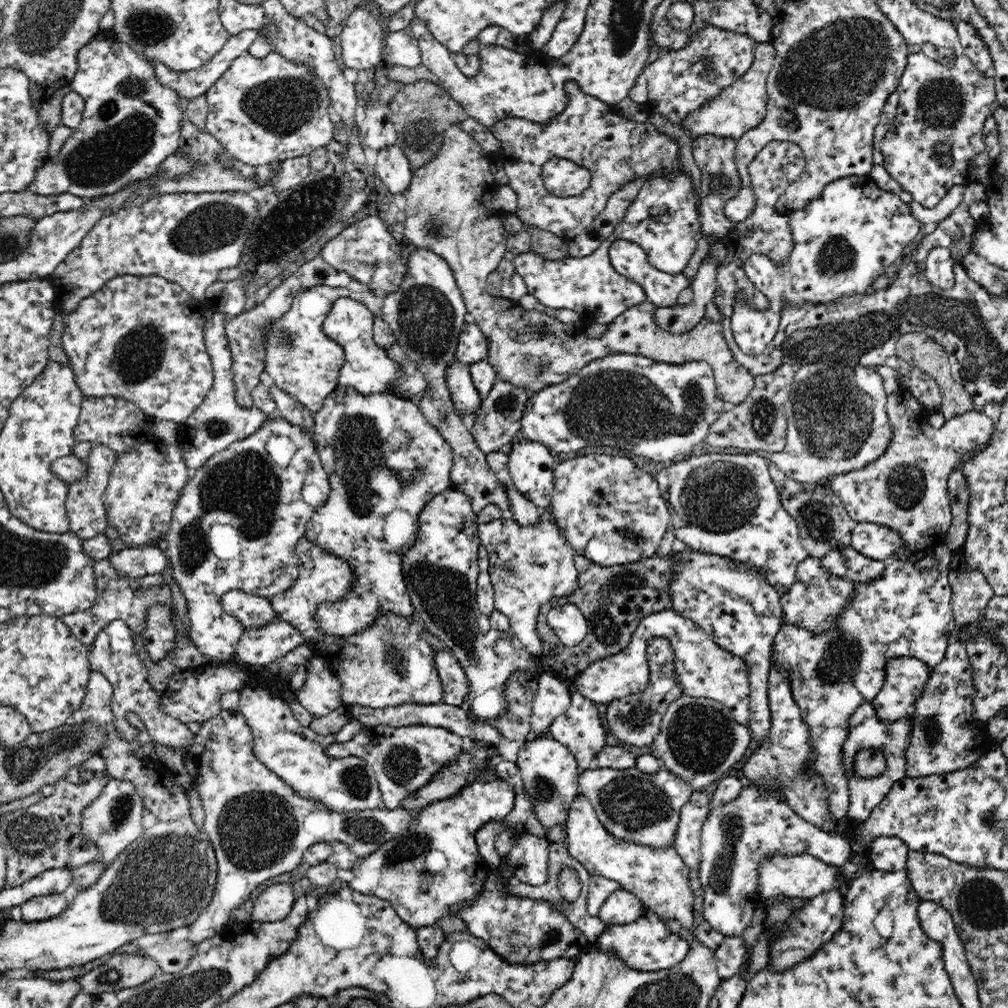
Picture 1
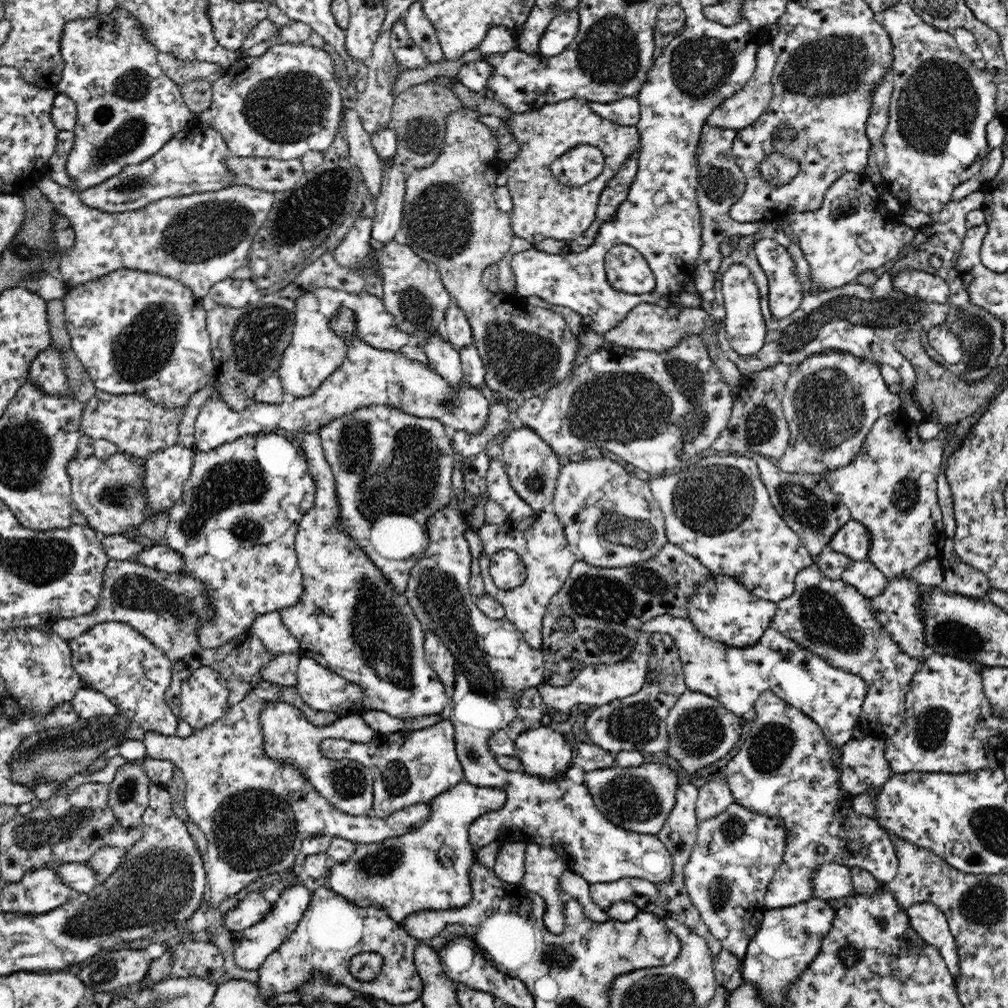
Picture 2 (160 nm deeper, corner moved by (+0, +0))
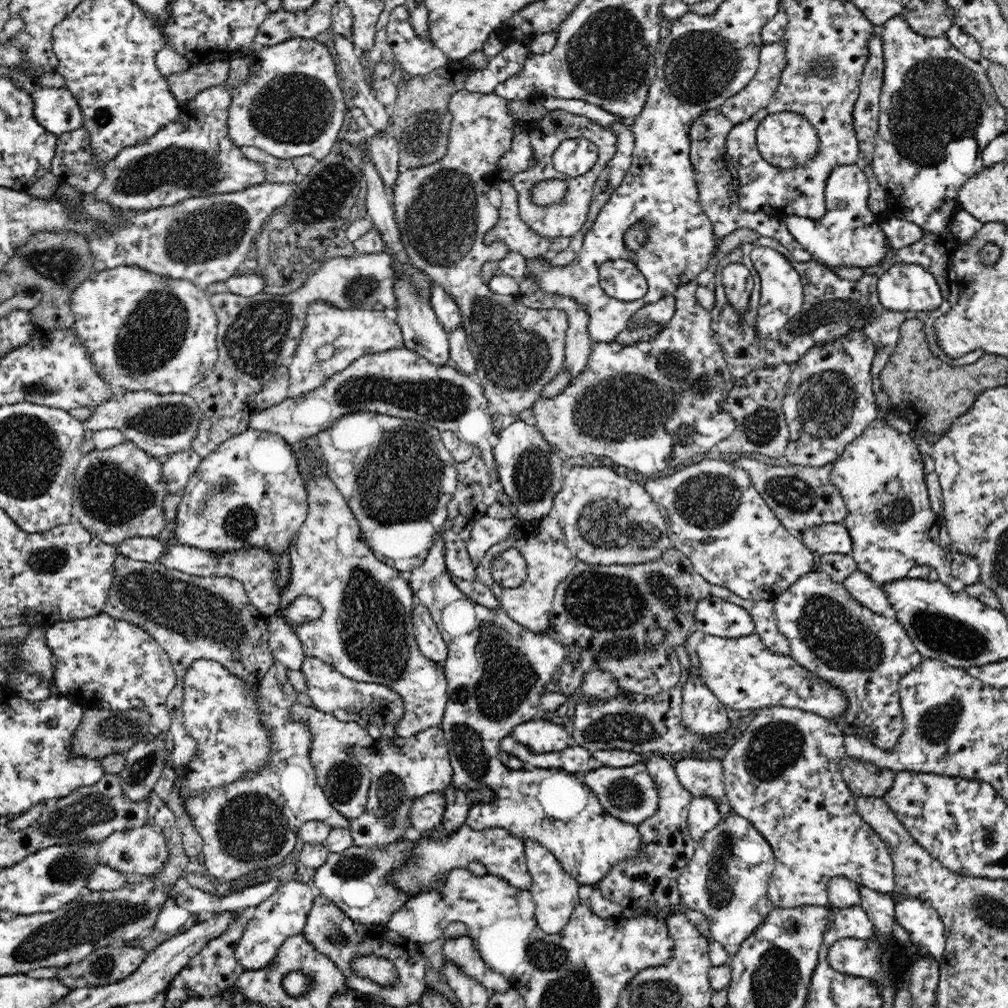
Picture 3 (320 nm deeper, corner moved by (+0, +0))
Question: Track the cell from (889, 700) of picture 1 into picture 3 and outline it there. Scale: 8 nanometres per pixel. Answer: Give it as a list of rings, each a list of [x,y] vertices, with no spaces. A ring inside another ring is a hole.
[[[813,570],[809,572],[809,574],[800,576],[794,584],[790,585],[782,594],[779,594],[774,600],[774,614],[777,618],[778,630],[790,641],[791,657],[797,660],[798,664],[802,665],[802,668],[823,678],[830,686],[834,688],[837,686],[847,697],[849,705],[846,712],[832,720],[841,728],[845,736],[858,735],[870,740],[870,742],[874,743],[882,750],[892,750],[904,731],[903,712],[899,695],[899,680],[903,676],[906,676],[906,673],[914,670],[914,668],[923,661],[921,654],[917,651],[913,641],[910,640],[910,637],[906,634],[905,628],[901,623],[894,618],[880,616],[878,613],[872,612],[869,608],[862,606],[857,600],[854,600],[850,596],[850,593],[842,583],[835,582],[826,572],[820,570]]]

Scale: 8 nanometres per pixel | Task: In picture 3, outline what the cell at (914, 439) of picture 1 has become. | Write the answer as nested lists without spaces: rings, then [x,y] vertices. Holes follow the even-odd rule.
[[[877,419],[870,423],[864,432],[851,444],[848,444],[830,470],[830,481],[838,487],[847,508],[846,518],[842,521],[852,539],[851,556],[857,568],[865,572],[874,583],[882,584],[897,581],[909,576],[909,570],[915,566],[928,565],[936,569],[938,580],[950,587],[956,578],[952,573],[950,560],[944,560],[946,552],[938,542],[926,542],[930,538],[930,530],[939,523],[940,517],[932,510],[928,489],[925,483],[922,454],[909,433],[898,432],[896,428],[882,424]],[[896,482],[896,492],[890,494],[886,484]],[[946,562],[946,568],[938,568]],[[941,574],[946,574],[942,576]]]

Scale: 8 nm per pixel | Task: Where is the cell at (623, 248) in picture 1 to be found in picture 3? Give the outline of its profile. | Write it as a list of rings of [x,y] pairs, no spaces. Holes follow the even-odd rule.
[[[622,258],[601,264],[599,283],[608,296],[623,302],[639,300],[648,290],[646,277],[639,268],[631,260]]]

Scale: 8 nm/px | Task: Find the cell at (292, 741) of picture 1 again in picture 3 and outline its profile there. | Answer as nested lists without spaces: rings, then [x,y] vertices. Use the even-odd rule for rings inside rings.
[[[301,703],[290,706],[290,719],[302,721],[310,729],[310,735],[312,735],[310,761],[312,761],[318,785],[322,788],[330,805],[348,820],[358,819],[366,810],[372,773],[346,750],[352,746],[368,747],[374,742],[373,738],[362,725],[356,722],[338,720],[330,713]]]

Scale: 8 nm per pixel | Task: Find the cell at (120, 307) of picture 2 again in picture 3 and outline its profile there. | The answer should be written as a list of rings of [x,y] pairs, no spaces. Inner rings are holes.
[[[118,267],[94,273],[88,280],[82,281],[69,296],[71,312],[74,314],[75,322],[73,330],[83,341],[86,353],[90,355],[91,362],[96,371],[103,376],[110,385],[119,391],[152,391],[156,394],[167,395],[172,393],[188,394],[190,389],[198,382],[205,380],[212,372],[215,363],[219,360],[219,349],[217,348],[217,315],[210,305],[210,292],[207,289],[198,288],[194,283],[184,280],[160,276],[148,272],[140,267]]]

